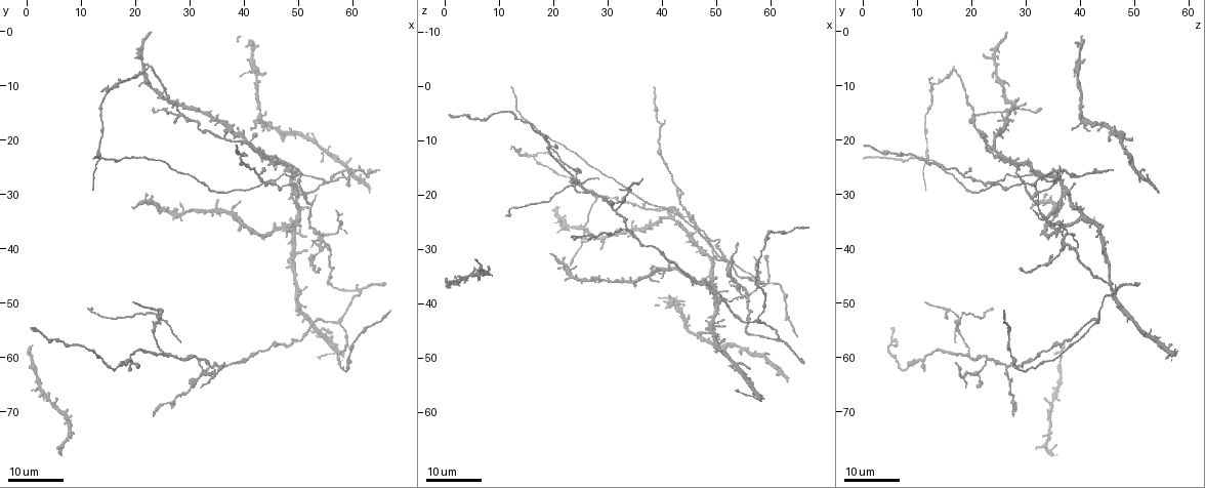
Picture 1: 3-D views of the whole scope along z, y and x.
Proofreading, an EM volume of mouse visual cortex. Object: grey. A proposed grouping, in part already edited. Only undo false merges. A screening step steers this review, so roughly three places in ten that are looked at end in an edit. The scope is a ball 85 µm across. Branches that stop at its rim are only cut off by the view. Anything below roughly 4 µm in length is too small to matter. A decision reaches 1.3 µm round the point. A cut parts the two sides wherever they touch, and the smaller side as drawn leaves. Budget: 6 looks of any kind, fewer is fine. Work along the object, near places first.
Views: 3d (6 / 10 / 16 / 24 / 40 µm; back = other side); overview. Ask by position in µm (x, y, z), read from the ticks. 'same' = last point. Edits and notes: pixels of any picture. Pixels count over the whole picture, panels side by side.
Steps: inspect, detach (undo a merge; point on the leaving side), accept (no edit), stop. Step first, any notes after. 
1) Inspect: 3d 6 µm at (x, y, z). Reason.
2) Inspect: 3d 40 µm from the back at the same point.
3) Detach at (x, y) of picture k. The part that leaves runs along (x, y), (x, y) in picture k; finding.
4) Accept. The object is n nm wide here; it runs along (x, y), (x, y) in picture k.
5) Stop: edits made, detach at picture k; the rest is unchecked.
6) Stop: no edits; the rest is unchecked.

Inspect: 3d 16 µm at (54.5, 38.5, 36.5). A fork.

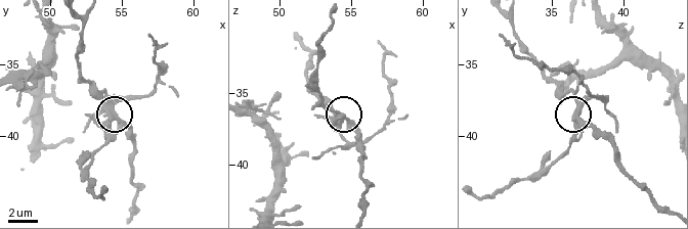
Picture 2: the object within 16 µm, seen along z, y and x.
Inspect: 3d 6 µm at (54.2, 38.8, 36.6).

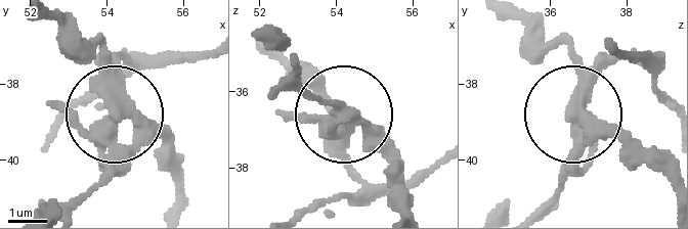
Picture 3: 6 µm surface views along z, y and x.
Inspect: 3d 6 µm from the back at (54.20, 38.70, 36.70).

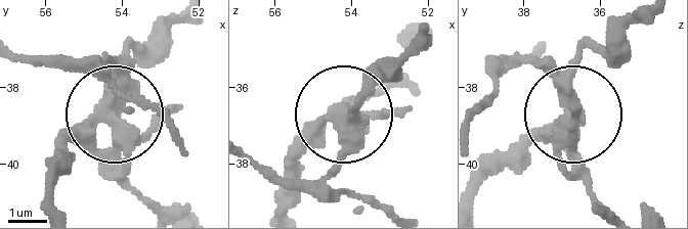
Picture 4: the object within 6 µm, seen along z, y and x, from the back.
Accept. All the same cell.

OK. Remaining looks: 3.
Inspect: 3d 16 µm at (61.5, 48.0, 46.5). Four or more arms meet.

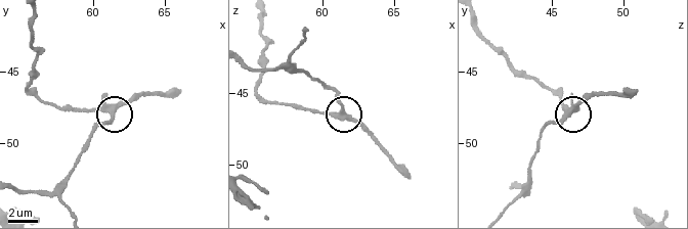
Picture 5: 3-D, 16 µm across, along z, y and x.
Inspect: 3d 10 µm at (61.6, 47.6, 46.6). Closer look.

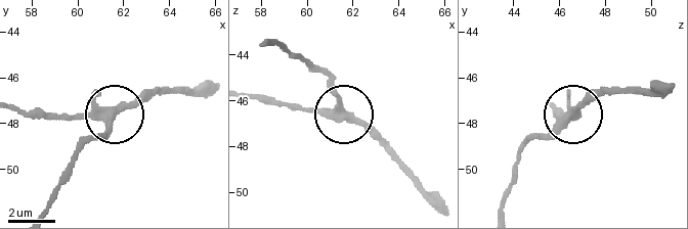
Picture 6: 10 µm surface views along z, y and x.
Inspect: 3d 10 µm from the back at (61.5, 47.6, 46.5).

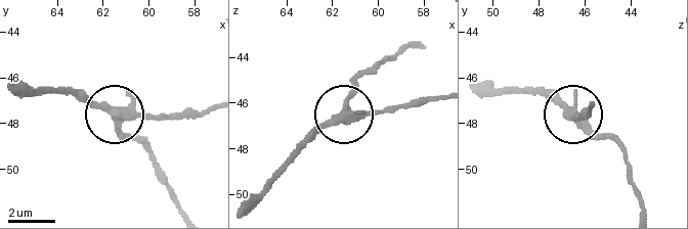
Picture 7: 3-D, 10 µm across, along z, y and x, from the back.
Accept. 4 arms meet here; it runs along (441, 95), (372, 113), (336, 116), (303, 146) in picture 7; continuous, no second cell.

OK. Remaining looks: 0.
Stop: no edits; the rest is unchecked.

